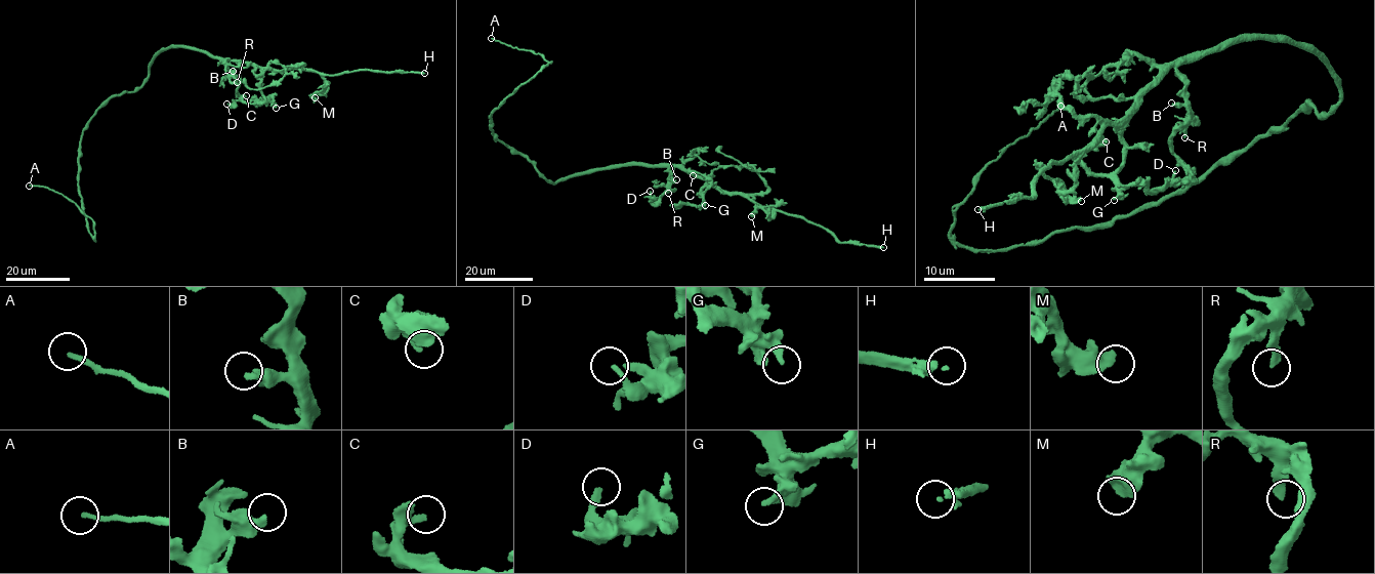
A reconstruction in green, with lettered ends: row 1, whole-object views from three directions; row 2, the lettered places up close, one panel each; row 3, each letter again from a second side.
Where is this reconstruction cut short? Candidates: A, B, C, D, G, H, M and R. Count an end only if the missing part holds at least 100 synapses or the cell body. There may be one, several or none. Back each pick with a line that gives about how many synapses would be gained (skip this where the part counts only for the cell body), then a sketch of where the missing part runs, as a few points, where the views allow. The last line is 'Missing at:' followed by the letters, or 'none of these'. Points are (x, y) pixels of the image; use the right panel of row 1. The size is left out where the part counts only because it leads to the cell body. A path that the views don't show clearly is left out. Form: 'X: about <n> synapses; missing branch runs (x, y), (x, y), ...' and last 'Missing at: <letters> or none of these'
H: about 550 synapses
Missing at: H

